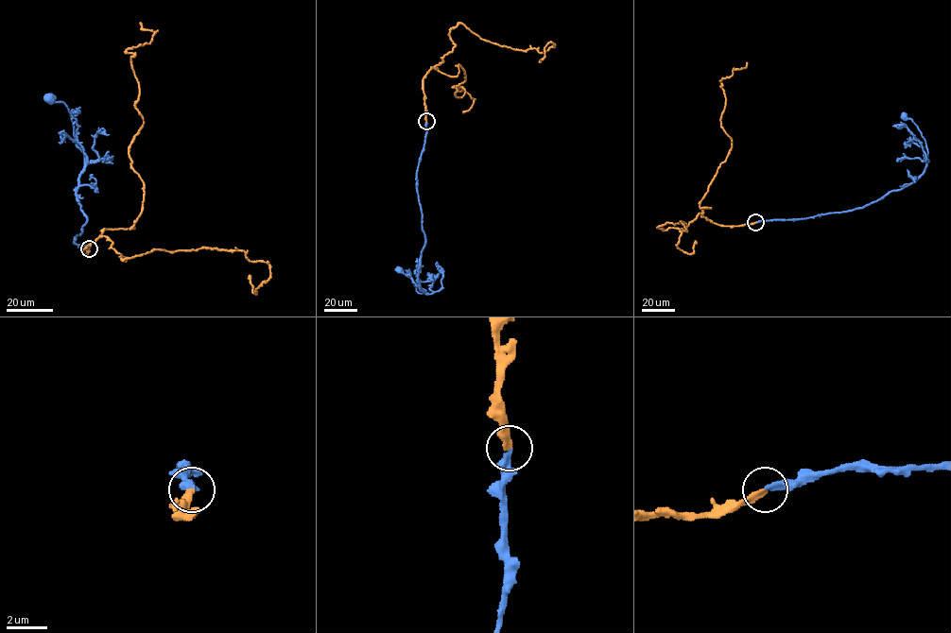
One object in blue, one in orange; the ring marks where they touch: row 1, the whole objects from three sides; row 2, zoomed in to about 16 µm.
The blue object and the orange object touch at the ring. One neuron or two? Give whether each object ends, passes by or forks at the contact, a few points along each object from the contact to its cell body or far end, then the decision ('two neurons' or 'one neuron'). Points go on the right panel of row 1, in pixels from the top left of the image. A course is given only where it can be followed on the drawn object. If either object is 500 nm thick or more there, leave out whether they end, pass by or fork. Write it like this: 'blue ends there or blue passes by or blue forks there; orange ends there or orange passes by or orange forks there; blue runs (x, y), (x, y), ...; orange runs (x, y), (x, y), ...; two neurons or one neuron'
blue ends there; orange ends there; blue runs (755, 222), (802, 219), (862, 208), (913, 182), (926, 165), (927, 148), (917, 126), (911, 119), (904, 116); orange runs (755, 222), (722, 226), (702, 215), (711, 208), (700, 206), (732, 146), (721, 126), (720, 80), (747, 62); one neuron

